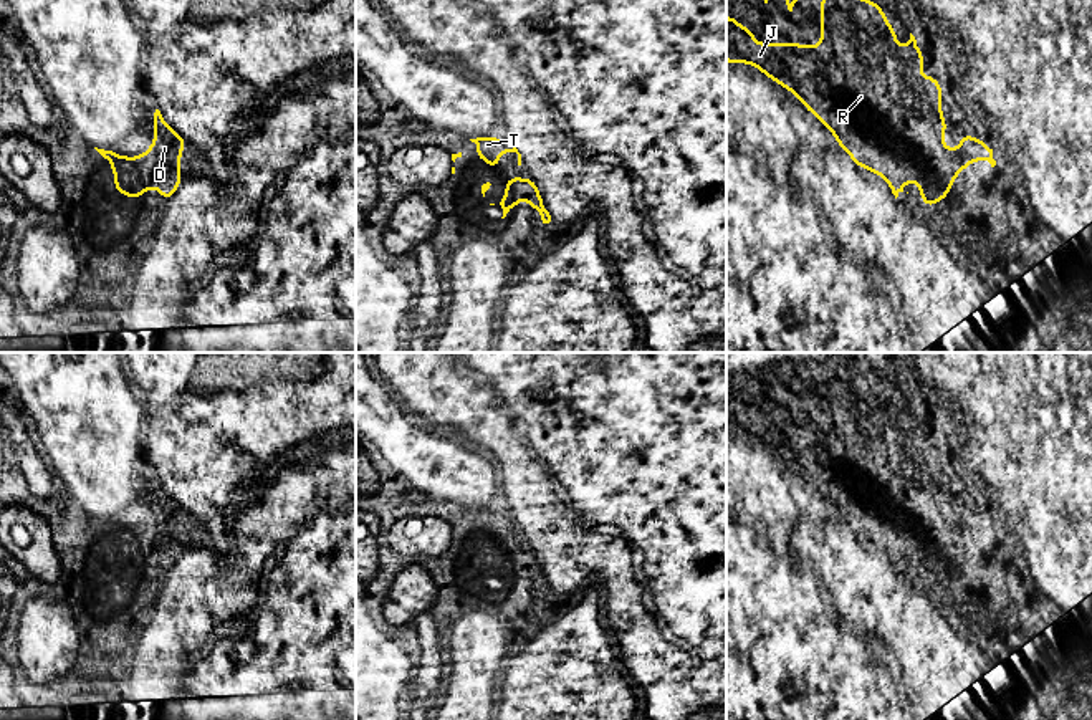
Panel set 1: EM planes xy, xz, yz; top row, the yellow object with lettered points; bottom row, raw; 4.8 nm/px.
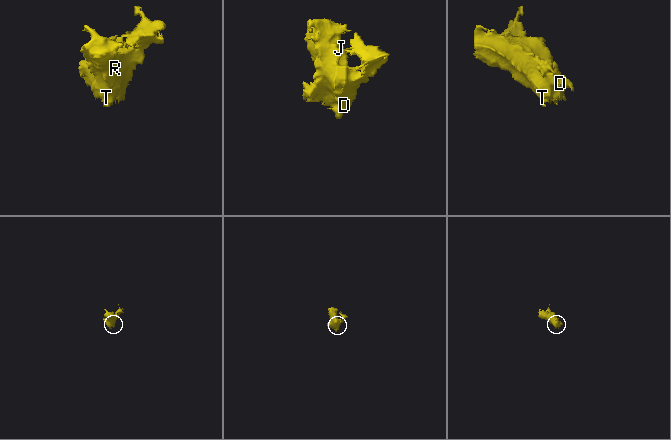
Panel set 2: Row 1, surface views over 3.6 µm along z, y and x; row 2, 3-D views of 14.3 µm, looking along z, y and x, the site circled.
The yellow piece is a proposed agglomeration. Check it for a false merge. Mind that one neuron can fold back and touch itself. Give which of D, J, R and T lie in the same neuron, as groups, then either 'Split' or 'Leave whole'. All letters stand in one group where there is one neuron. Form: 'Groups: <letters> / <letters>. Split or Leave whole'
Groups: D J R T. Leave whole

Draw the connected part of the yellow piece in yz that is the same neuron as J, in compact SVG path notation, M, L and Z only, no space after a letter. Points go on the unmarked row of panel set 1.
M821 364L821 415L812 419L809 414L758 414L751 397L740 397L736 387L726 387L726 432L748 434L763 445L794 463L804 478L814 485L836 508L859 540L869 540L887 551L895 569L903 563L903 556L918 551L922 574L933 578L946 569L956 546L975 531L988 531L996 536L993 520L988 513L978 511L971 505L960 508L956 521L943 515L948 495L941 485L941 455L935 447L922 447L920 439L925 429L915 407L905 417L895 414L897 402L887 391L875 371L864 371L859 364Z

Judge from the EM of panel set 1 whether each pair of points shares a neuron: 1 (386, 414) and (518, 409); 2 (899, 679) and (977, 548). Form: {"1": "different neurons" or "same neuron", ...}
{"1": "different neurons", "2": "different neurons"}

